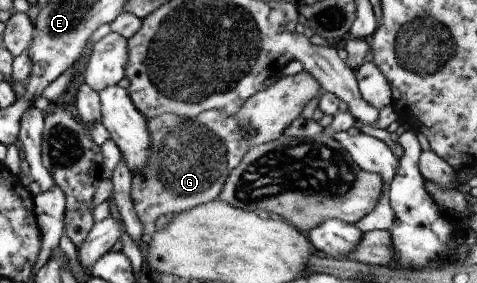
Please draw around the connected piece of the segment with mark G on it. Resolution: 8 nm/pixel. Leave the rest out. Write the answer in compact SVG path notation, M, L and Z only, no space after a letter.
M302 70L292 76L286 71L272 86L254 94L234 116L228 116L220 110L207 110L201 112L196 119L182 118L176 114L166 113L147 120L148 132L150 132L150 140L152 140L150 158L142 170L134 172L131 192L132 204L138 220L144 226L144 233L154 234L154 226L160 216L192 210L199 204L206 204L218 199L224 182L230 176L230 172L240 164L244 154L253 146L278 140L280 136L284 135L284 130L300 116L308 102L317 98L320 90L322 90L320 82L310 72Z

